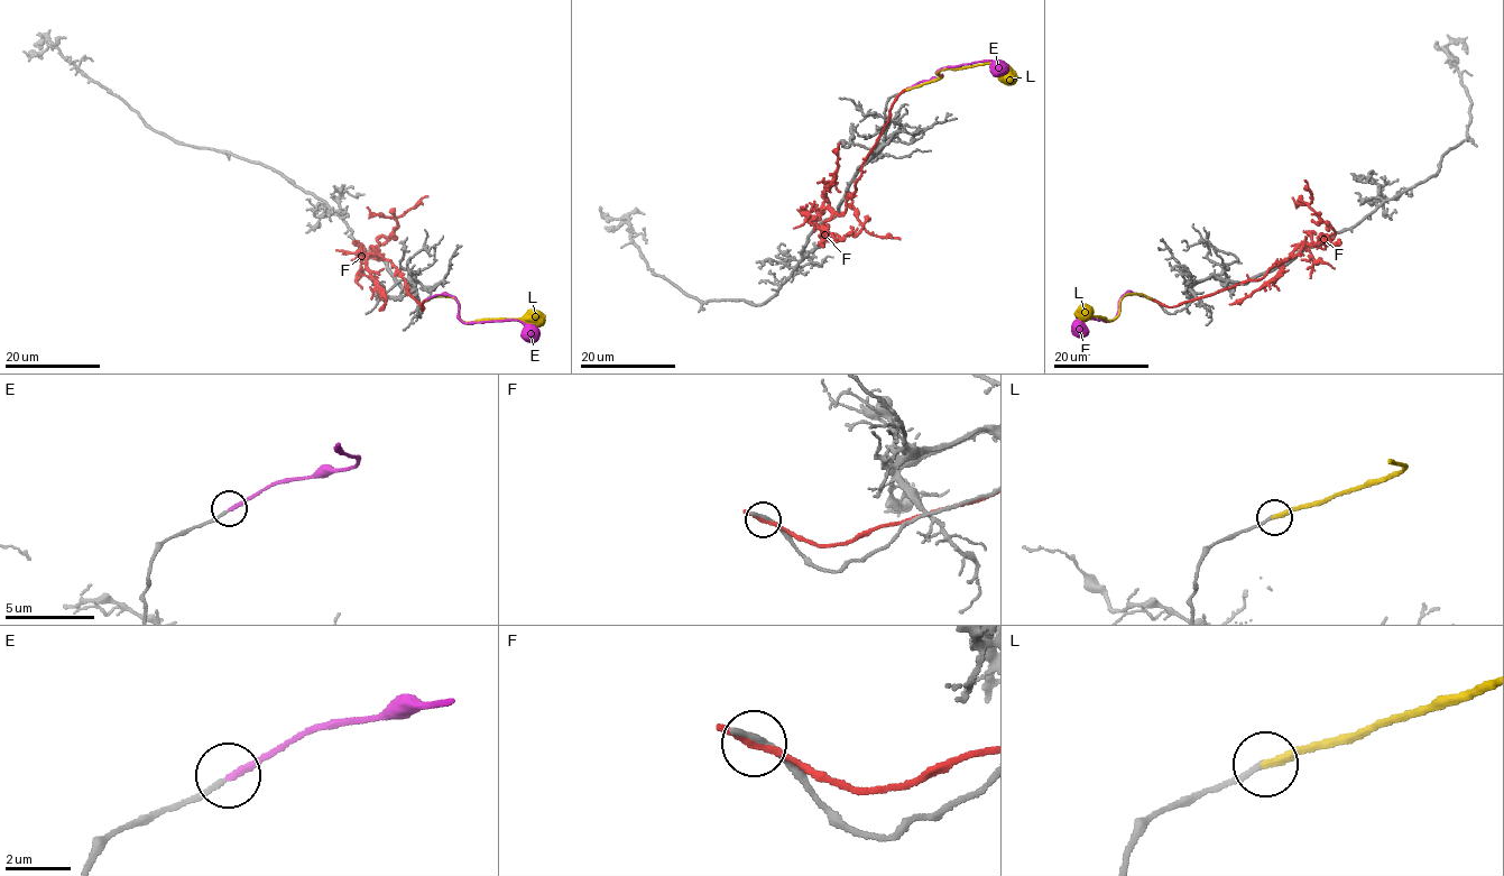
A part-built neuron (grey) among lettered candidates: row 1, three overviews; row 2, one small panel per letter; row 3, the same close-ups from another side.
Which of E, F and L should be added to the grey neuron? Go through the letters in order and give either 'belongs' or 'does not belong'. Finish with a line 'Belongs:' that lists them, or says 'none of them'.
E: belongs
F: does not belong
L: does not belong
Belongs: E

